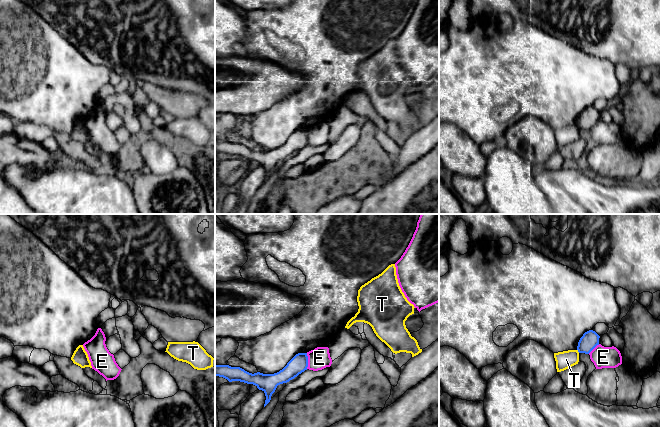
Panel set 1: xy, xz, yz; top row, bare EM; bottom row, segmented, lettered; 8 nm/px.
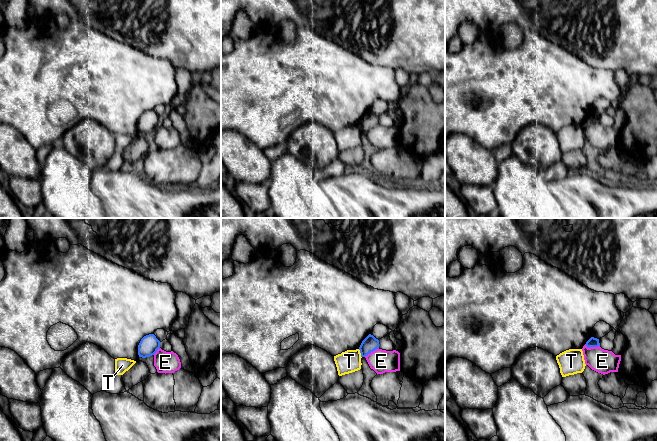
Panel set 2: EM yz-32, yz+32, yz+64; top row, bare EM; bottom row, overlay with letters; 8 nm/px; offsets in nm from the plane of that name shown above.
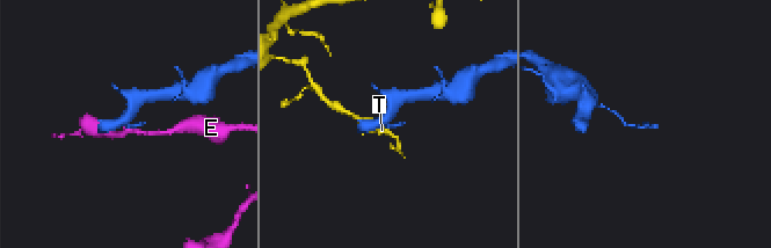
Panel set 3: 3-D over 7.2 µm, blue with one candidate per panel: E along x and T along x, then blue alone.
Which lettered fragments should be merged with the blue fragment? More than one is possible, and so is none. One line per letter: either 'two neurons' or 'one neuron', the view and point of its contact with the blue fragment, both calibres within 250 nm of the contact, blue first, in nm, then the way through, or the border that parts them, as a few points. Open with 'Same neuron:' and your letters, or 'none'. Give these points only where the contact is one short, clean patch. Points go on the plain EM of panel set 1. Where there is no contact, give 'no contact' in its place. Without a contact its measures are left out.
Same neuron: none
E: two neurons; contact xz (307, 137); calibres 140 and 170 nm; border xz (306, 129), (307, 144)
T: two neurons; contact yz (578, 127); calibres 140 and 140 nm; border yz (577, 125), (579, 128)

